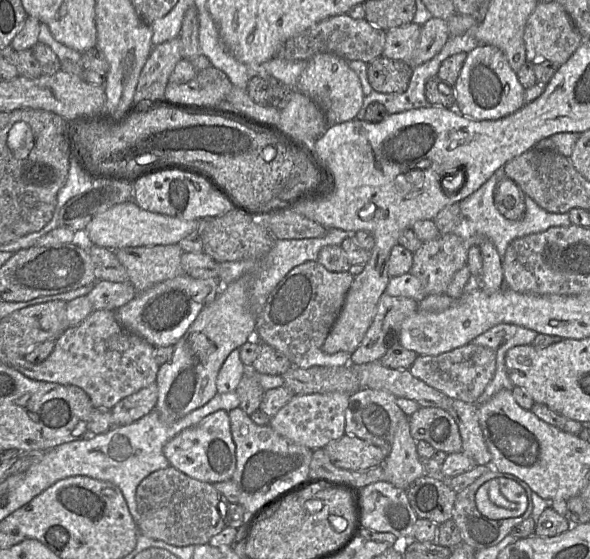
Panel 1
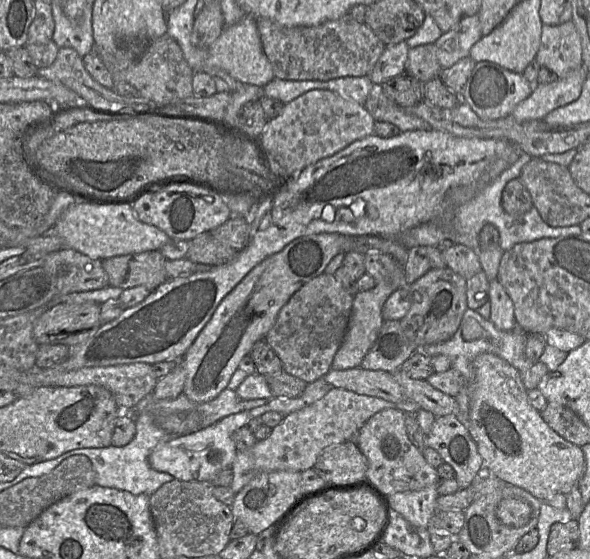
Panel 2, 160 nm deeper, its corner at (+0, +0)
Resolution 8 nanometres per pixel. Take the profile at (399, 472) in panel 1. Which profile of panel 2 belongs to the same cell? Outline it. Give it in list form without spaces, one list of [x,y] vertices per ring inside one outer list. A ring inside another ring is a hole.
[[[438,486],[389,495],[389,503],[392,510],[399,513],[413,526],[429,528],[437,498]]]

